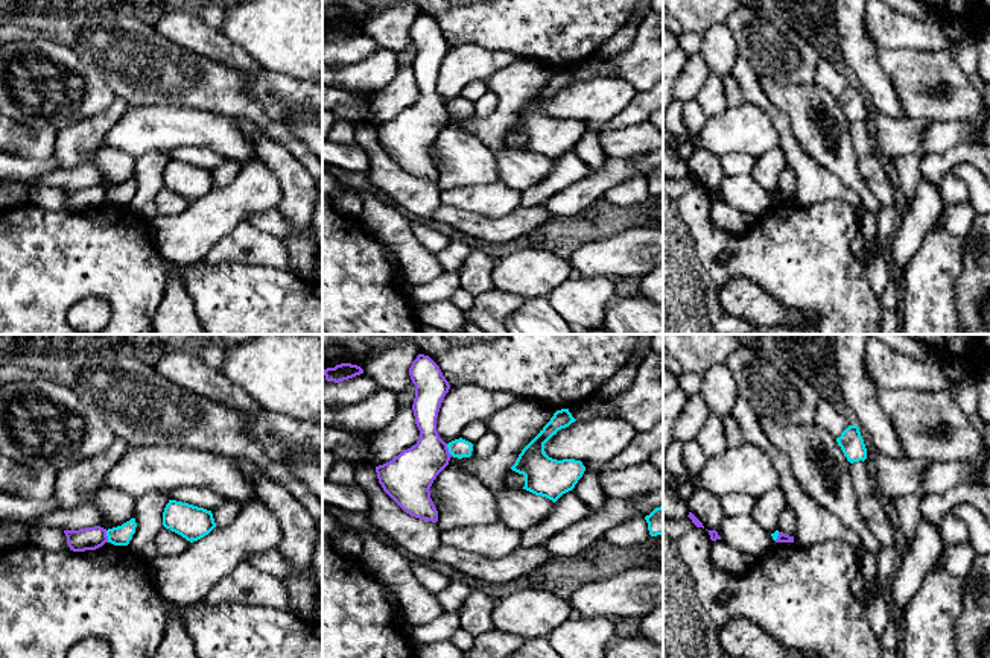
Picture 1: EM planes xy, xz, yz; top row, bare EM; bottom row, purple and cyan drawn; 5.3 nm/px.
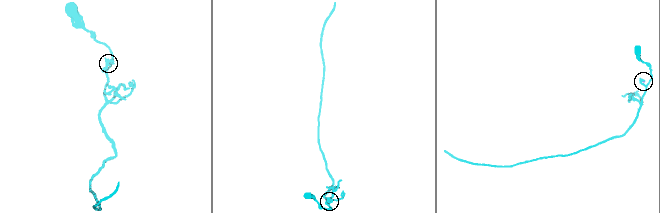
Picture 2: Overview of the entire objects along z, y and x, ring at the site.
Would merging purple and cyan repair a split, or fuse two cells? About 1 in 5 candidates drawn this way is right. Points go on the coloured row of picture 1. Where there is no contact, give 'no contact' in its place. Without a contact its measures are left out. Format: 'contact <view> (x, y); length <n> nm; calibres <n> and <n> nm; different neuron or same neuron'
contact xy (107, 537); length 70 nm; calibres 130 and 110 nm; different neuron

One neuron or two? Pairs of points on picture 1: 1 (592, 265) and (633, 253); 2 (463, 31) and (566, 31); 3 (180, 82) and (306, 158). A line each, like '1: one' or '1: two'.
1: one
2: one
3: one

